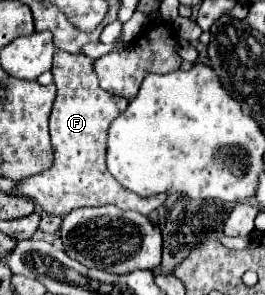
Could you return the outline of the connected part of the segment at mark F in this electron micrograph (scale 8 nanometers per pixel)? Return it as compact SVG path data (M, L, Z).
M62 50L54 54L52 74L54 84L58 86L58 96L50 112L54 166L44 174L20 180L20 194L32 198L48 214L68 214L74 208L82 206L114 204L122 210L136 210L146 216L152 210L156 210L166 200L166 196L158 194L152 198L142 198L134 192L128 192L122 184L112 180L112 174L106 168L108 126L128 106L128 100L104 92L98 84L92 64L94 60L84 54L68 54Z

